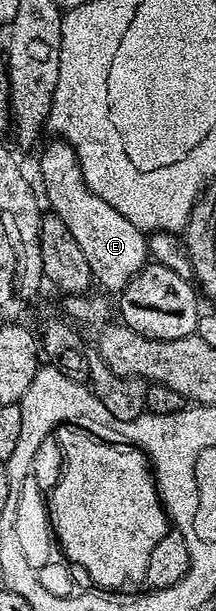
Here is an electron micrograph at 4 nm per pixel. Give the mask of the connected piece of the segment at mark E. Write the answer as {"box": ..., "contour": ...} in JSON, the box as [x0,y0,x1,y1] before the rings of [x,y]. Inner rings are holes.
{"box":[38,142,148,293],"contour":[[[65,142],[54,143],[58,144],[48,145],[38,160],[38,172],[42,175],[42,188],[46,191],[47,202],[50,203],[49,211],[57,214],[64,222],[64,226],[68,226],[72,238],[76,238],[76,242],[84,254],[84,259],[92,270],[97,287],[107,288],[107,290],[102,289],[107,293],[121,293],[122,289],[126,287],[126,283],[148,263],[147,233],[132,226],[132,222],[128,222],[128,218],[124,218],[124,214],[120,214],[112,206],[108,206],[108,202],[104,202],[102,198],[91,191],[84,182],[84,176],[78,165],[78,156],[69,144]]]}

